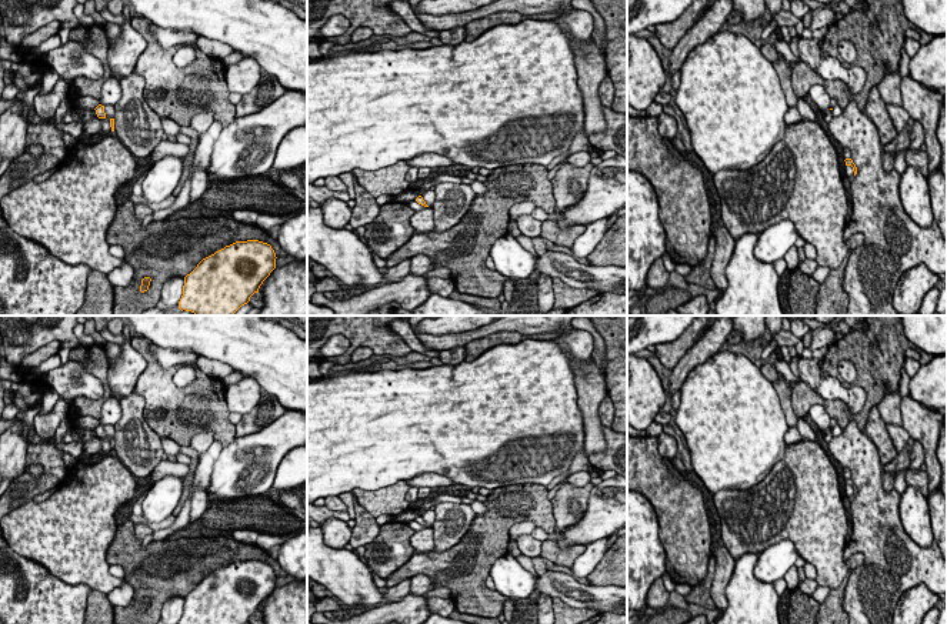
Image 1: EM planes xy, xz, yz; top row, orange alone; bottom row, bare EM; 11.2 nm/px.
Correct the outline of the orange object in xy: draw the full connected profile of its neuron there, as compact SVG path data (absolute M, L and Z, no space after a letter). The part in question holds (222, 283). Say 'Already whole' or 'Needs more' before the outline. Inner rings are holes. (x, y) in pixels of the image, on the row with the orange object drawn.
Already whole. M259 240L226 246L184 277L179 308L196 316L234 316L259 293L276 258L271 246Z

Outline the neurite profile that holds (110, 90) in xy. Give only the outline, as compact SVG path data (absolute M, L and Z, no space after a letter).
M110 76L101 86L100 104L114 106L120 97L121 97L120 83L116 77Z

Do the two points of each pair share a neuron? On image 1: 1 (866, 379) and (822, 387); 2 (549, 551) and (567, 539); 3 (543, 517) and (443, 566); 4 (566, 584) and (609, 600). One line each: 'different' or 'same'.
1: different
2: different
3: same
4: same

